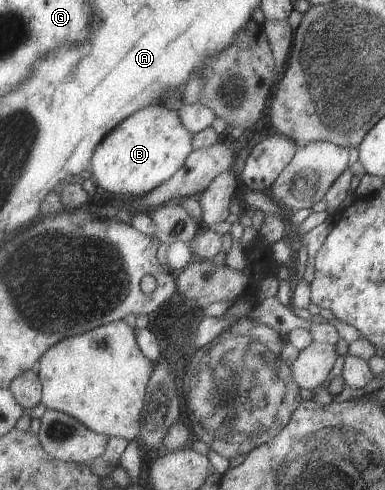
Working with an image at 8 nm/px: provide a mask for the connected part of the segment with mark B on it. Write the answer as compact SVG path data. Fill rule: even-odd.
M160 103L124 120L99 145L92 165L96 184L122 195L146 195L170 181L195 150L195 133L183 122L180 109Z

